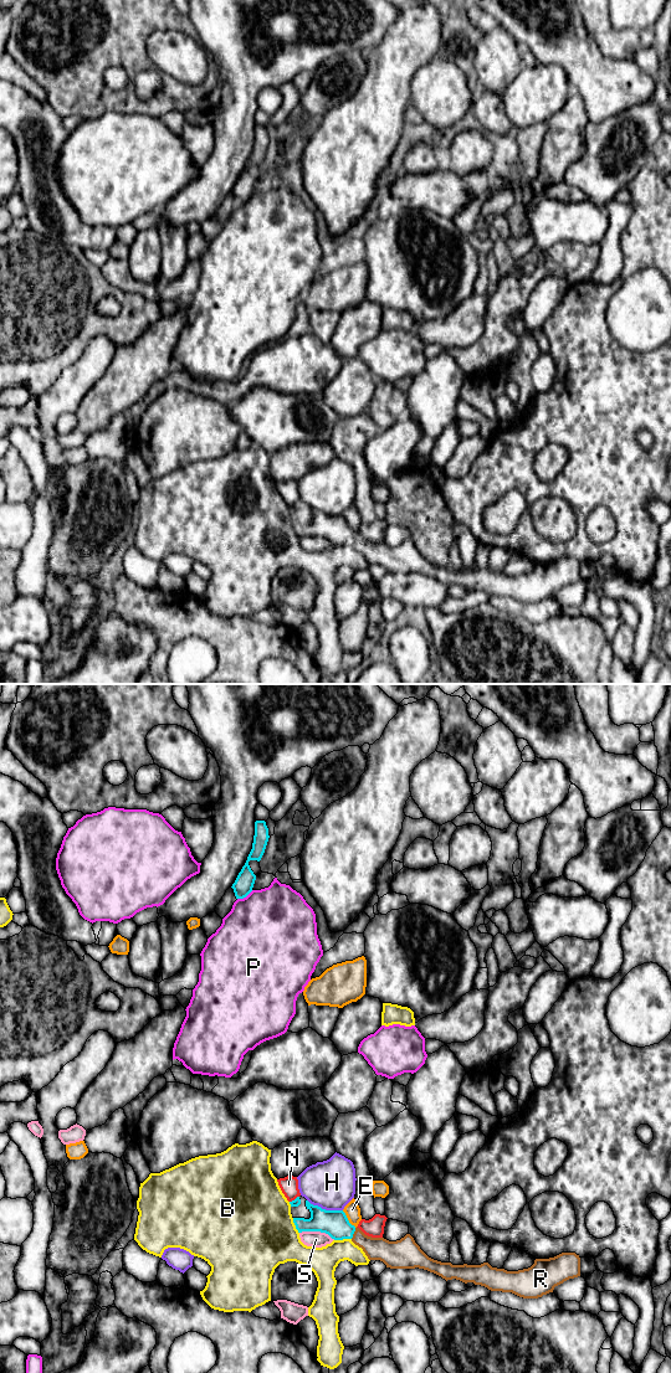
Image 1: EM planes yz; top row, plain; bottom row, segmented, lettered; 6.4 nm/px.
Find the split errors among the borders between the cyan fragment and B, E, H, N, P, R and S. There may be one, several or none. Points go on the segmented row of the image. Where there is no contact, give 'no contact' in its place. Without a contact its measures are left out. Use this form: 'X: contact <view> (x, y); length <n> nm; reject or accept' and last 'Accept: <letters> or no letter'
B: contact yz (342, 1239); length 110 nm; reject
E: contact yz (347, 1219); length 140 nm; reject
H: contact yz (324, 1209); length 240 nm; reject
N: contact yz (295, 1199); length 80 nm; reject
P: contact yz (245, 896); length 120 nm; reject
R: contact yz (353, 1233); length 80 nm; accept
S: contact yz (317, 1230); length 240 nm; reject
Accept: R

